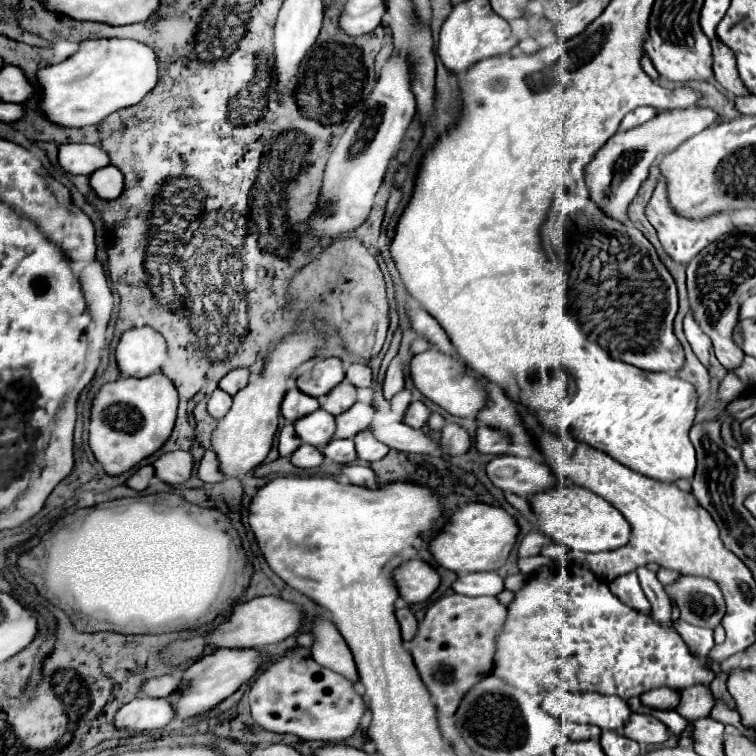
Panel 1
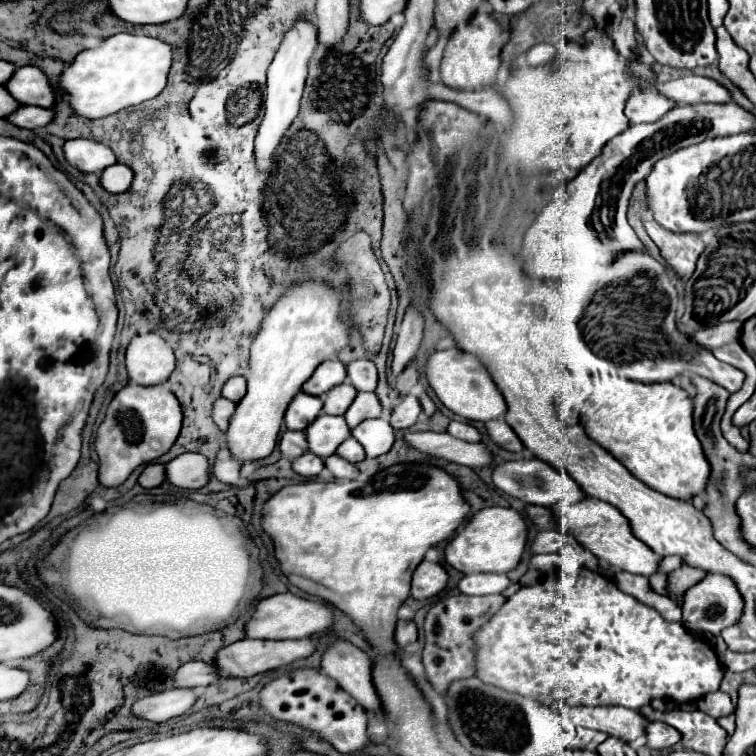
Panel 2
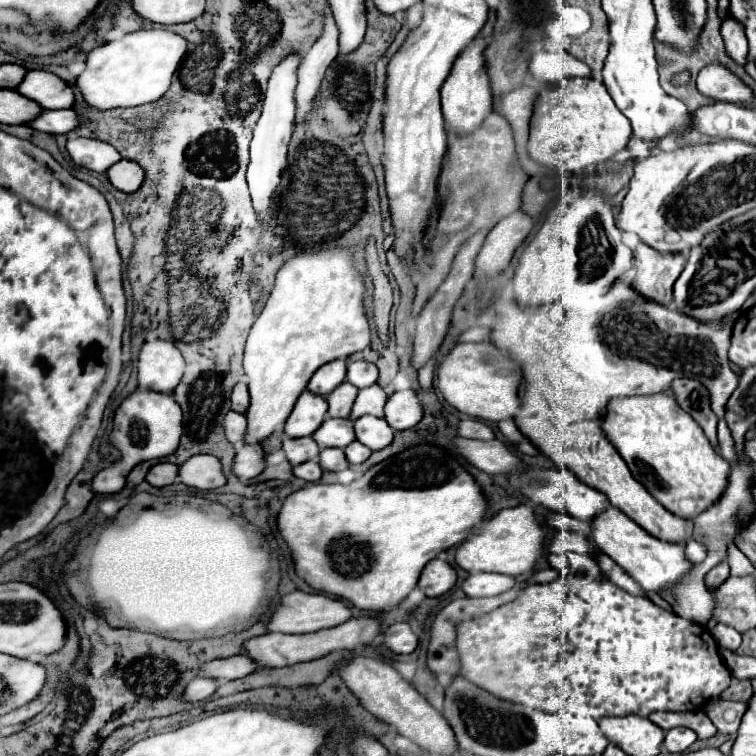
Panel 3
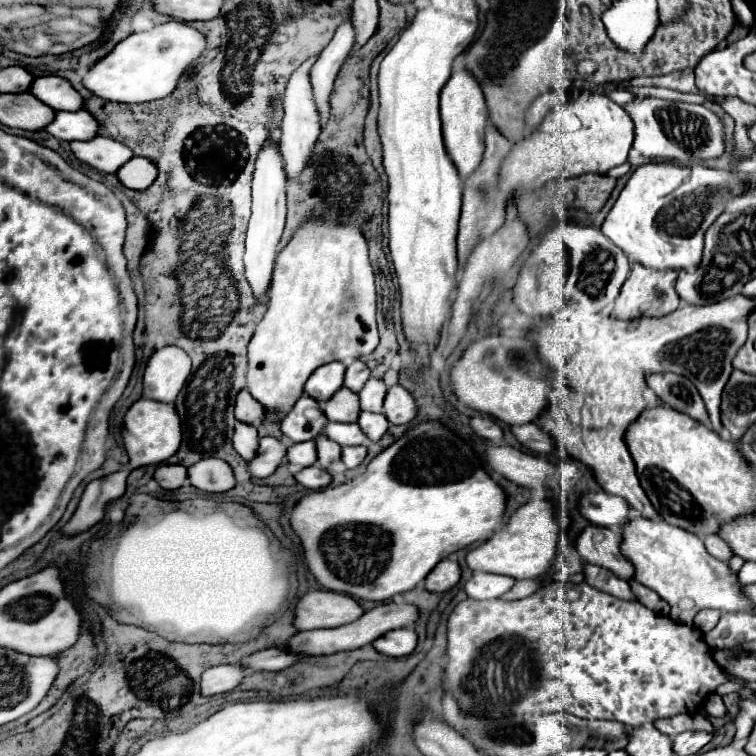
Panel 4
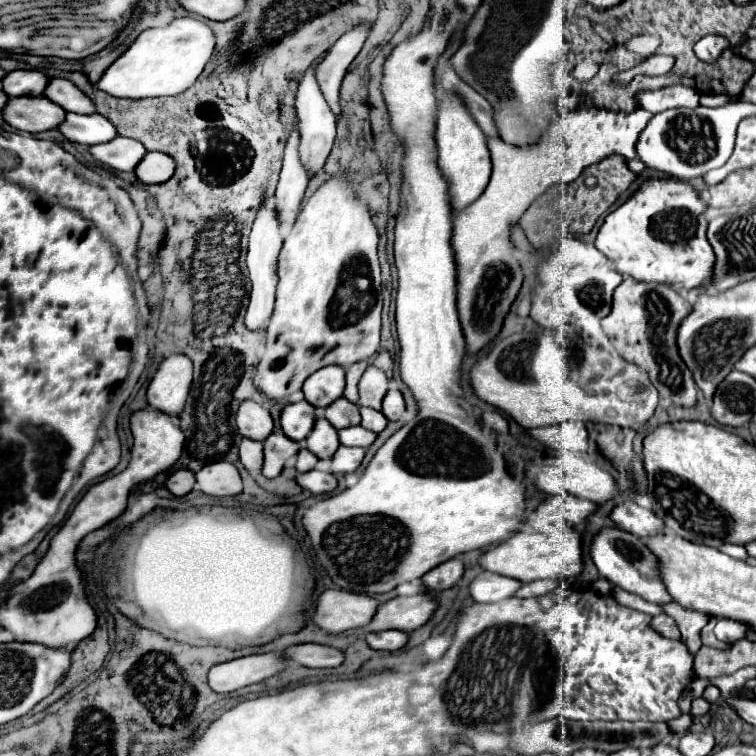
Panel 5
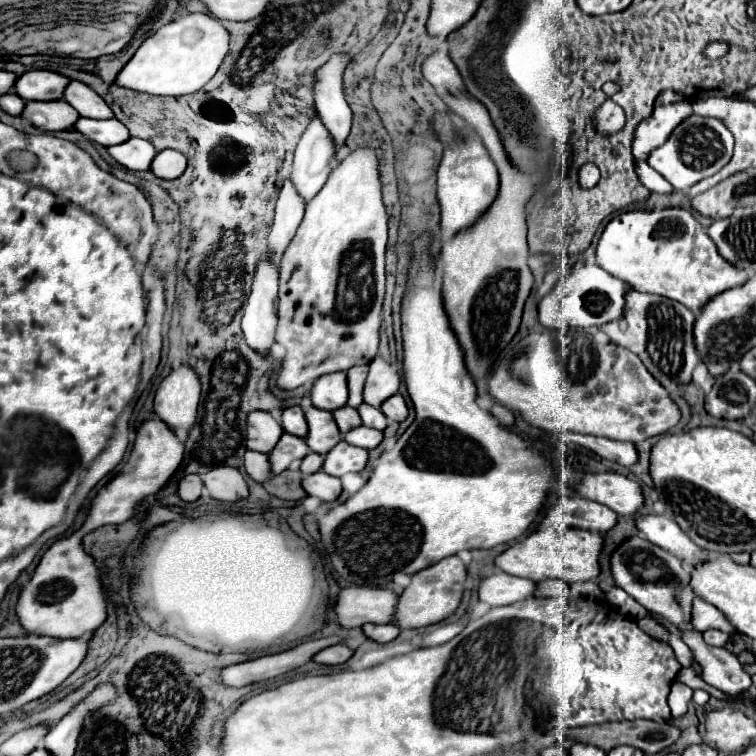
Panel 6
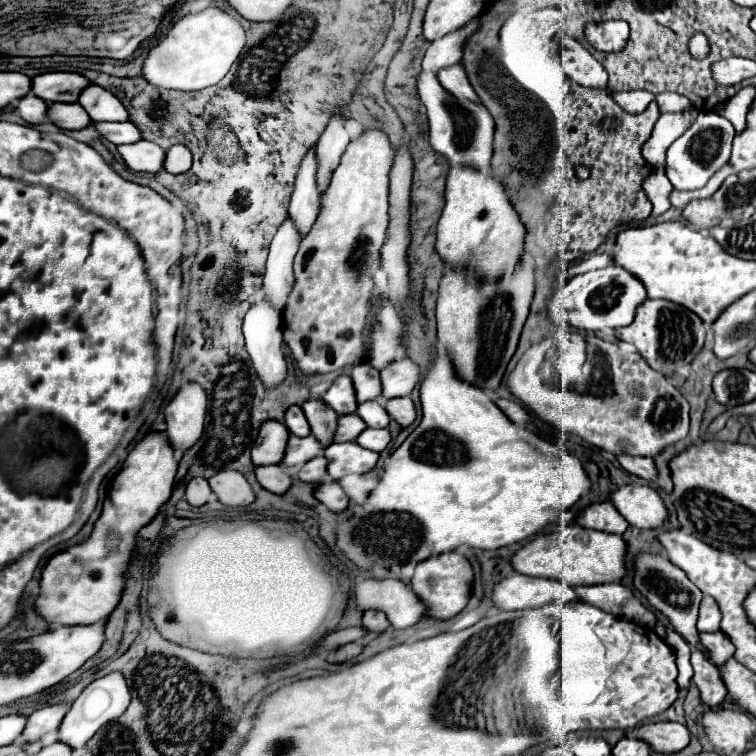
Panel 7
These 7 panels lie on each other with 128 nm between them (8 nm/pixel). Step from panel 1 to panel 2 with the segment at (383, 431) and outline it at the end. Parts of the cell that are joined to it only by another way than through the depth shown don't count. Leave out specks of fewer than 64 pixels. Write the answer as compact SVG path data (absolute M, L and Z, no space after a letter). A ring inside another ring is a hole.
M406 432L404 440L408 446L436 456L444 458L448 462L464 464L470 468L486 466L492 462L492 454L484 448L484 444L468 444L464 440L456 440L450 434L438 434L438 432Z

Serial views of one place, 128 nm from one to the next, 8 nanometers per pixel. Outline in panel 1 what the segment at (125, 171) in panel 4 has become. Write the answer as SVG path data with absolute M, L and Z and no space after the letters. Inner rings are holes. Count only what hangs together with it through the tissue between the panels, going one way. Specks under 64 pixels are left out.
M104 166L90 174L90 188L102 200L114 200L124 188L124 176L116 166Z

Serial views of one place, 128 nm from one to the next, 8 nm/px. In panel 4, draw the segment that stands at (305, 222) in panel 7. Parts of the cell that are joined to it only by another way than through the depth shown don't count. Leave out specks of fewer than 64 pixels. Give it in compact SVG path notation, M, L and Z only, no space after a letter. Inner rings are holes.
M348 14L344 18L344 22L336 28L334 38L330 40L330 44L322 50L320 60L314 64L310 78L312 78L312 86L314 86L314 98L318 102L318 110L320 110L320 124L326 124L328 120L328 98L336 80L336 74L340 70L340 66L346 62L346 58L350 56L352 48L354 48L356 36L352 30L352 14Z

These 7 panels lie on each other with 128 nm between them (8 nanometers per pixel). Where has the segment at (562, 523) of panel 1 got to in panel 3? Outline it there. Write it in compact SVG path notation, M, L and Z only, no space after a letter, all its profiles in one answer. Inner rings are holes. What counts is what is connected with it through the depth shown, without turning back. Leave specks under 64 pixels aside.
M608 506L600 512L600 516L596 516L596 520L592 520L592 540L602 554L610 556L646 592L660 592L674 586L680 576L692 568L692 564L684 558L684 544L668 544L650 536L614 506Z

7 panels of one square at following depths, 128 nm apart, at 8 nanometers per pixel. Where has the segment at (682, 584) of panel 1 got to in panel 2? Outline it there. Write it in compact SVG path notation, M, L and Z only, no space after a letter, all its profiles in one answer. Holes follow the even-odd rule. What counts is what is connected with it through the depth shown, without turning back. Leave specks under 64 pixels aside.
M706 574L700 582L696 582L692 588L686 590L686 606L682 608L682 624L688 630L710 632L716 636L724 628L738 622L738 618L742 614L742 606L744 606L742 596L736 592L736 586L728 576Z

